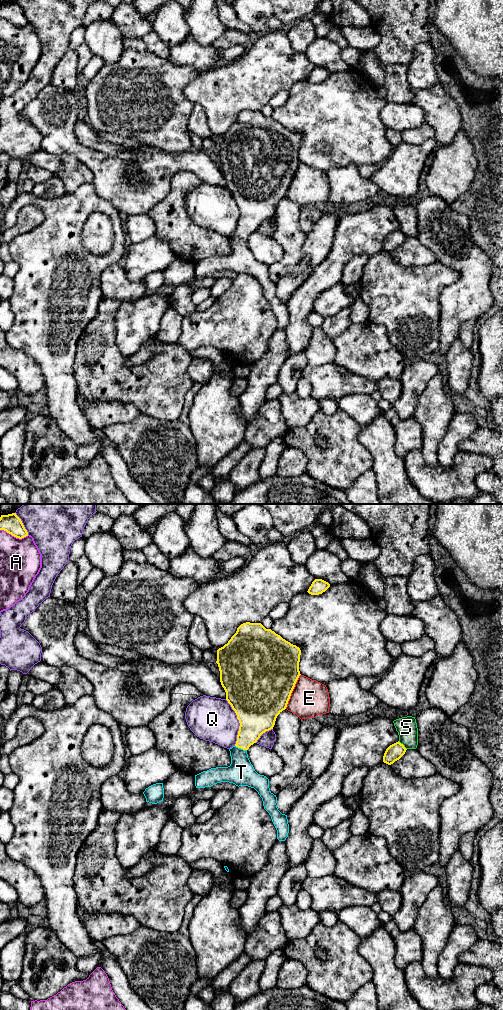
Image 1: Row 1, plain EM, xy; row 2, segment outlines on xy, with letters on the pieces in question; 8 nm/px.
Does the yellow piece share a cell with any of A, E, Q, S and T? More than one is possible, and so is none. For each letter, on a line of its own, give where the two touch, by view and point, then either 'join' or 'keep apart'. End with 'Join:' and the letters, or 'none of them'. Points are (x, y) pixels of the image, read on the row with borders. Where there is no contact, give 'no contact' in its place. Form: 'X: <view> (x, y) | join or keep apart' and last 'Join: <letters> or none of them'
A: xy (14, 536) | keep apart
E: xy (292, 690) | keep apart
Q: xy (239, 722) | keep apart
S: xy (403, 745) | keep apart
T: xy (241, 748) | join
Join: T

